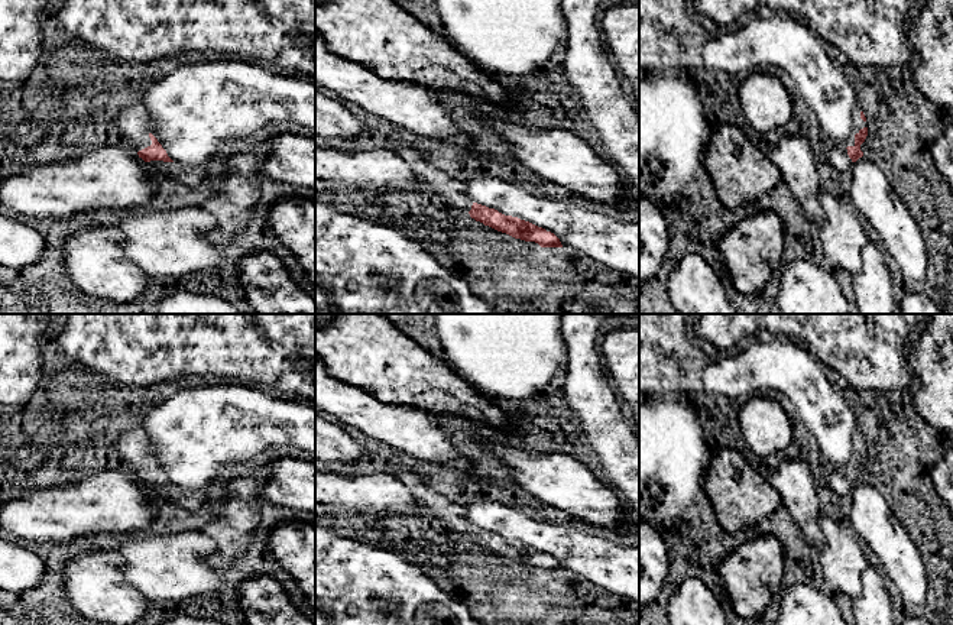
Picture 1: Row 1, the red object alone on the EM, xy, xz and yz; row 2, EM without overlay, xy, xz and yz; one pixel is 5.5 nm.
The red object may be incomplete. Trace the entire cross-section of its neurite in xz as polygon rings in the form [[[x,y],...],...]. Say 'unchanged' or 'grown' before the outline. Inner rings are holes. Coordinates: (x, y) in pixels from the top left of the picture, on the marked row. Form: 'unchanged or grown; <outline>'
grown; [[[392,145],[390,148],[411,165],[418,181],[437,194],[447,205],[466,211],[476,221],[480,221],[484,226],[506,233],[515,239],[535,242],[541,247],[563,247],[560,239],[554,233],[547,231],[545,229],[529,221],[505,216],[495,208],[473,203],[467,197],[466,187],[461,181],[453,179],[440,169],[434,168],[424,159],[419,150]]]

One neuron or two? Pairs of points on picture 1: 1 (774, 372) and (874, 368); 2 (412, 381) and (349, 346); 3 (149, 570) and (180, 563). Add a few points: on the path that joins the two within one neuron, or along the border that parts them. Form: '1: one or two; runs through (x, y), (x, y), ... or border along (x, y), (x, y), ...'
1: two; border along (819, 360), (825, 366)
2: one; runs through (396, 371), (386, 360), (365, 349)
3: one; runs through (156, 567), (172, 567)

